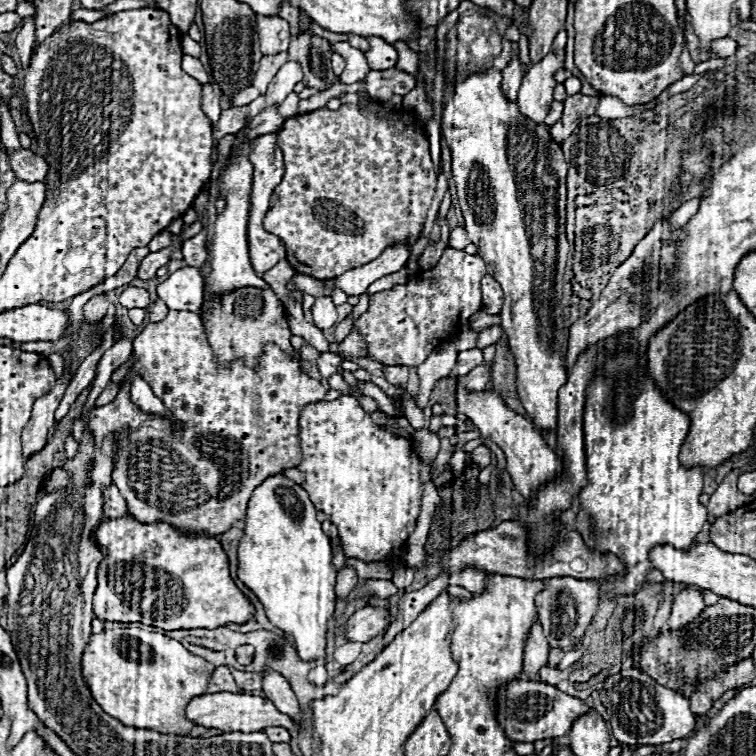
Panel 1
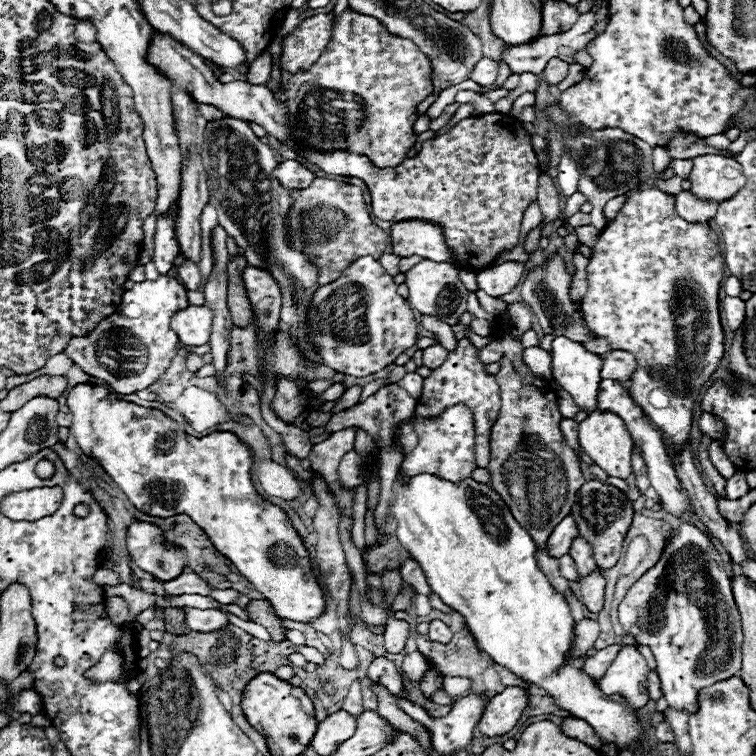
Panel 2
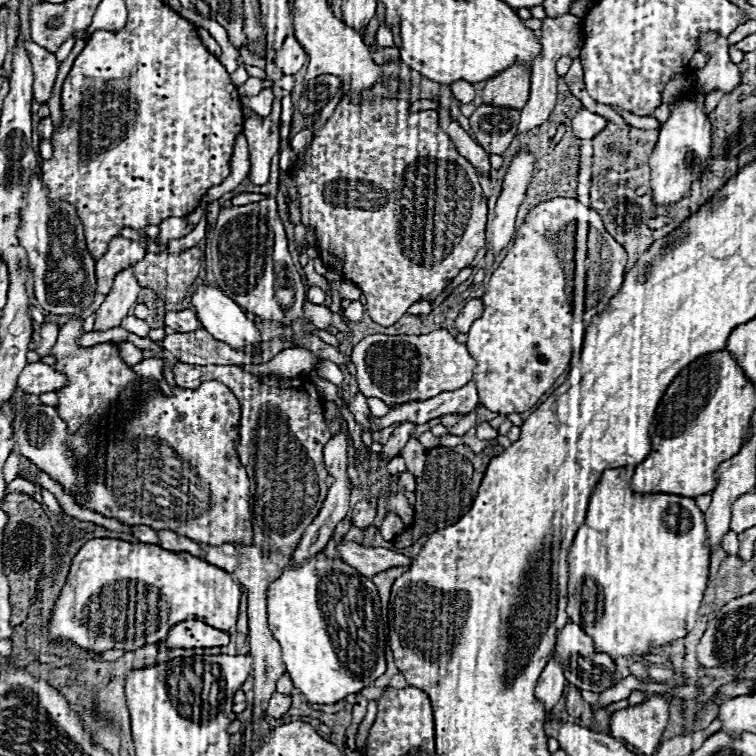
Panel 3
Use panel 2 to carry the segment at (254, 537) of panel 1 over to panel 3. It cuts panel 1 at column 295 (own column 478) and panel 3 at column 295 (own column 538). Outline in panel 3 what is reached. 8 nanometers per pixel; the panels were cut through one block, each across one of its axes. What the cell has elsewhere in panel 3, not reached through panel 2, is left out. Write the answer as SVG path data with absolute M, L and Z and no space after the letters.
M316 554L300 568L290 566L278 580L274 580L268 588L268 624L282 646L282 660L294 688L298 688L308 702L334 704L350 694L358 694L376 680L376 646L378 630L382 626L378 590L372 580L344 564L340 558L328 560L322 554Z

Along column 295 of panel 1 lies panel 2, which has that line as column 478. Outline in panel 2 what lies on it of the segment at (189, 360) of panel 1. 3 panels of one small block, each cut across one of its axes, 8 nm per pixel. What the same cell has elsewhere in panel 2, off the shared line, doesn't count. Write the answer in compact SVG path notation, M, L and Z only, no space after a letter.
M466 338L458 340L456 350L448 352L448 358L444 360L444 364L440 368L432 370L432 374L424 380L422 396L416 400L414 414L422 416L422 418L436 418L452 404L466 404L472 410L474 432L476 432L476 436L474 436L476 466L486 468L488 460L490 460L490 428L496 422L496 416L500 410L500 390L498 390L494 376L488 374L484 364L478 360L476 346Z

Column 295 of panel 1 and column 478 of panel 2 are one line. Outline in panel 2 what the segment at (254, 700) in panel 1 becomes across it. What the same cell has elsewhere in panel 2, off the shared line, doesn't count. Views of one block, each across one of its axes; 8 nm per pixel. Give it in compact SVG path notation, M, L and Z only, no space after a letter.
M506 686L504 692L496 694L488 702L476 726L478 732L484 736L498 736L508 732L518 722L524 708L528 706L528 698L530 698L530 690L520 686Z

